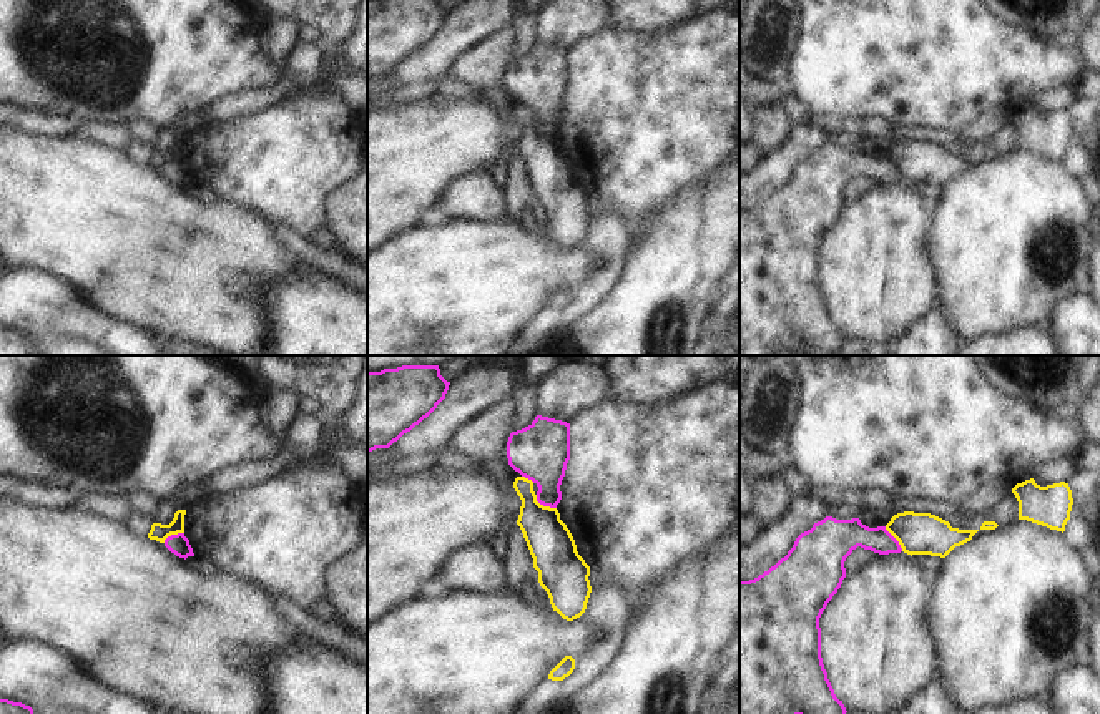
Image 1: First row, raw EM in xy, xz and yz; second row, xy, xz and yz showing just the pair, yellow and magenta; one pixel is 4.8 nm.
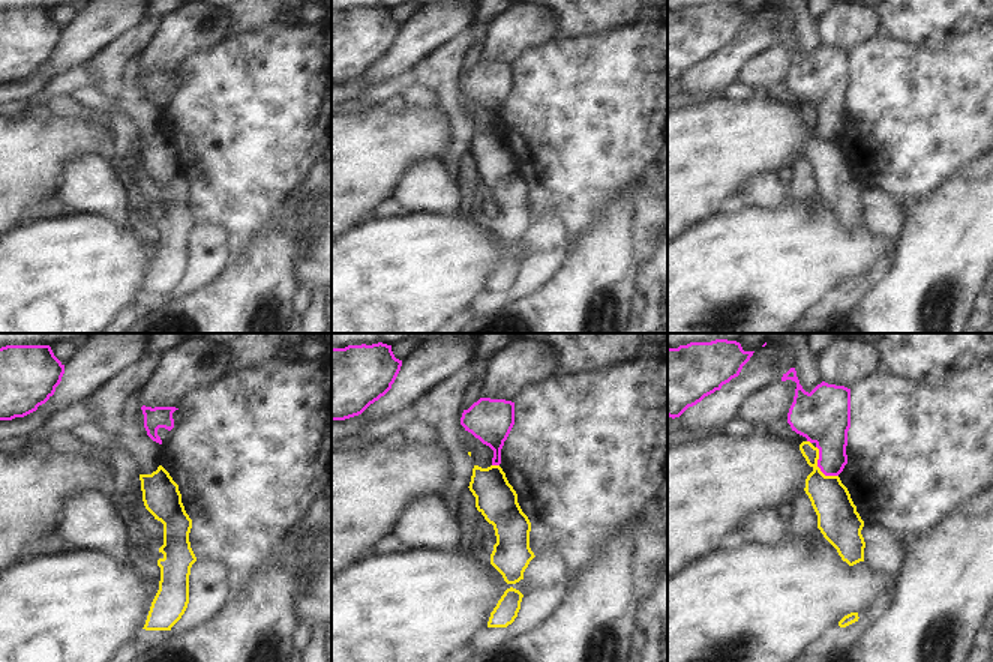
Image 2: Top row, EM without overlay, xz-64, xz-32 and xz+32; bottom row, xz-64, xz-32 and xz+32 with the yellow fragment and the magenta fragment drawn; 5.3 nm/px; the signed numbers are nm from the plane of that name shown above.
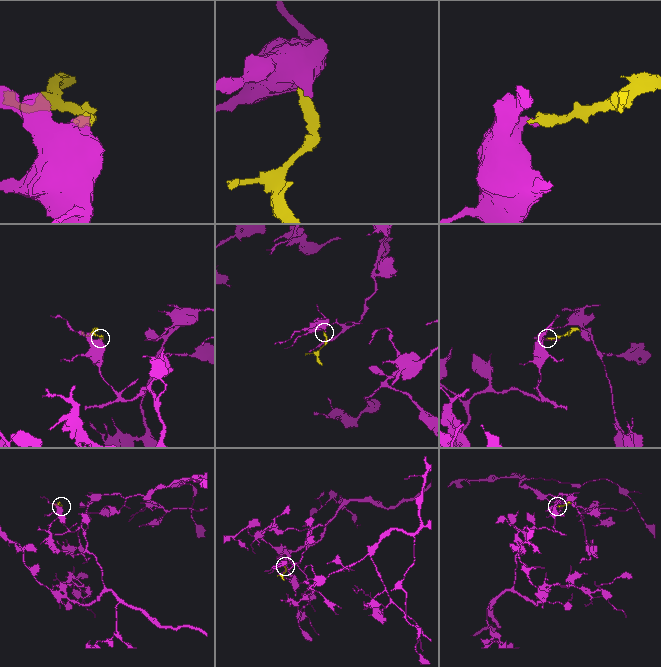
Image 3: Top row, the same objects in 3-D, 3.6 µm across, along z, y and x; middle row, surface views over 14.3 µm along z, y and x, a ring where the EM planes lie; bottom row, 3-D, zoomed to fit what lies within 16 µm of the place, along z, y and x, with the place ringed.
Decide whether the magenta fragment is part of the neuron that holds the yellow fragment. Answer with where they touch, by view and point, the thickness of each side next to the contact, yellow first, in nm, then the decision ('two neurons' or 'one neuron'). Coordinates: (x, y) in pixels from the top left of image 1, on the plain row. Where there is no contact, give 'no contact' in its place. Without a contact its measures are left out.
contact xz (542, 133); calibres 220 and 280 nm; two neurons

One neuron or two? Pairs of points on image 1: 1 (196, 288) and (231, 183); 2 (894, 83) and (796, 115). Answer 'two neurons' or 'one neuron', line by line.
1: two neurons
2: two neurons

